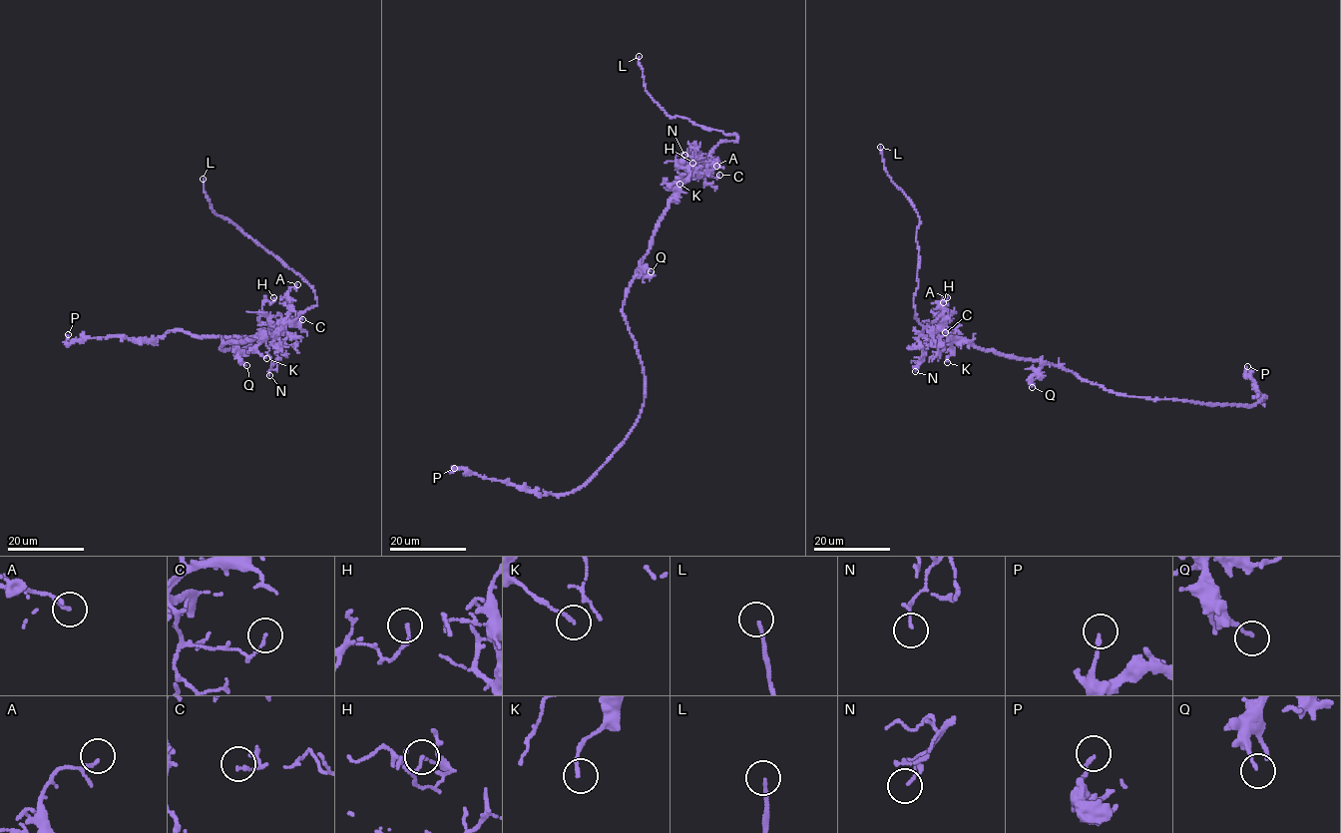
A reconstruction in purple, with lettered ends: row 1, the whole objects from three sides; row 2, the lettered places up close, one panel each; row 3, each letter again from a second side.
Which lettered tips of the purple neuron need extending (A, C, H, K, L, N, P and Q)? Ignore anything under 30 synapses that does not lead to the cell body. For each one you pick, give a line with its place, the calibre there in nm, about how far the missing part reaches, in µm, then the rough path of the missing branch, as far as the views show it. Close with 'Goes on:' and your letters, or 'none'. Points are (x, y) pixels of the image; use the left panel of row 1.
L: at (203, 179); 140 nm thick; about 10 µm are missing; missing branch runs (203, 179), (201, 159), (212, 153)
Goes on: L

